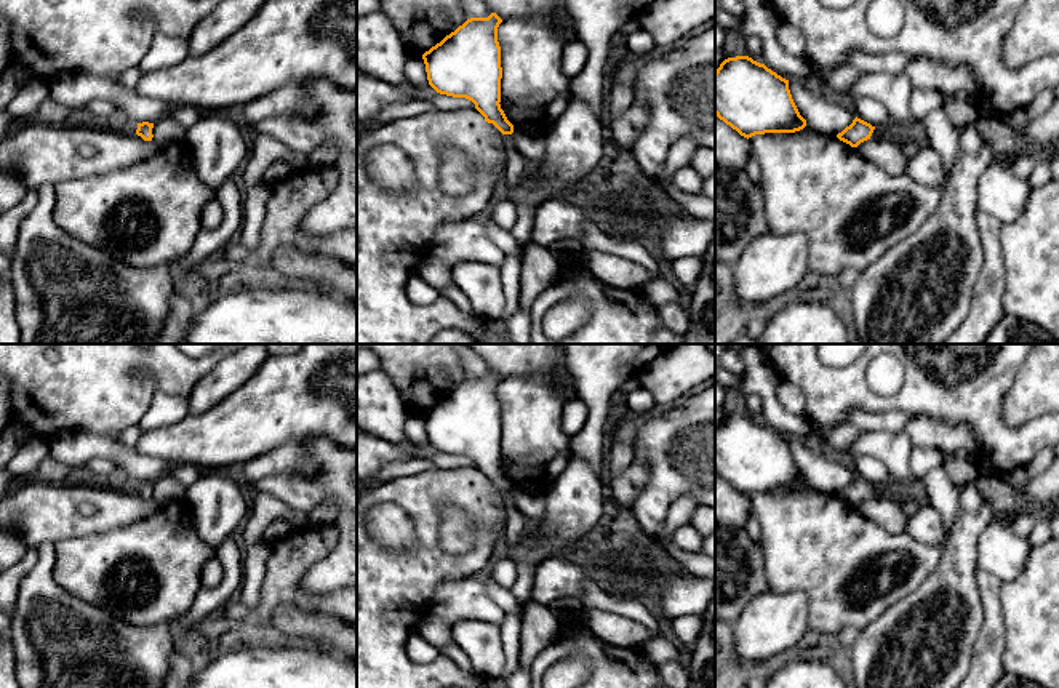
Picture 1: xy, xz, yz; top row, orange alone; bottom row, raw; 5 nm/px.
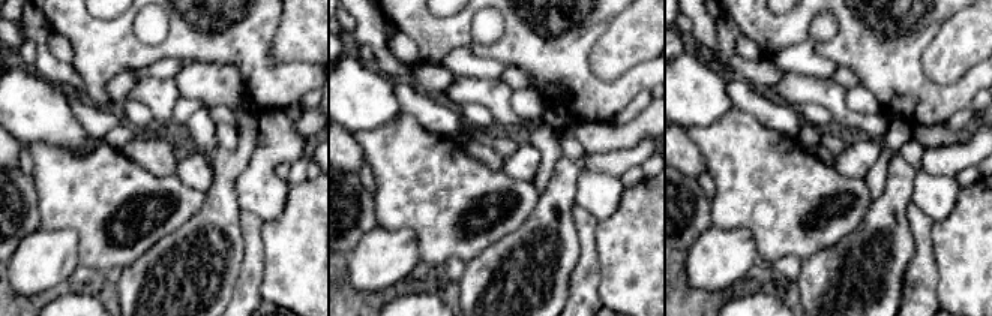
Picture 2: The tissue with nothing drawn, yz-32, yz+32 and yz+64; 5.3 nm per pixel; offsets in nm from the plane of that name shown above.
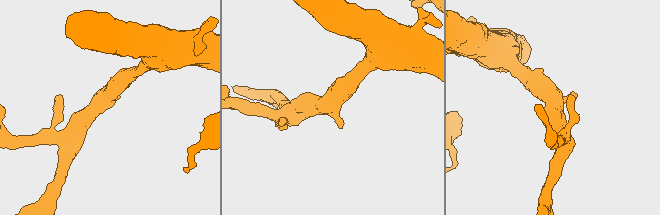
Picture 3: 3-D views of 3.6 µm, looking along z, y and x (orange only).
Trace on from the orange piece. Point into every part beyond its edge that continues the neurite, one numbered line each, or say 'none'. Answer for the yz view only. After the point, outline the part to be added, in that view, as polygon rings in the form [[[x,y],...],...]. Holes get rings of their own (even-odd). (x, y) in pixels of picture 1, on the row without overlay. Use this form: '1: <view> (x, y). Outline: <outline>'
1: yz (909, 501). Outline: [[[875,486],[870,498],[878,498],[889,493],[894,493],[897,496],[899,504],[907,517],[918,512],[920,502],[921,502],[921,496],[918,493],[897,493],[897,491],[888,490],[886,486]]]

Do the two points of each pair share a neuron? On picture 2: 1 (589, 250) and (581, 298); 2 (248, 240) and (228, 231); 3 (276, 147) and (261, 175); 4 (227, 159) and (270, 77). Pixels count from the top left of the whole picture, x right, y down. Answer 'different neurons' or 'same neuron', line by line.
1: same neuron
2: different neurons
3: same neuron
4: different neurons

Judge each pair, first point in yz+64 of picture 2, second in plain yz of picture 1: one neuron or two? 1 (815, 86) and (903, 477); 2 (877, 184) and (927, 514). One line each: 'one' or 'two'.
1: one
2: two

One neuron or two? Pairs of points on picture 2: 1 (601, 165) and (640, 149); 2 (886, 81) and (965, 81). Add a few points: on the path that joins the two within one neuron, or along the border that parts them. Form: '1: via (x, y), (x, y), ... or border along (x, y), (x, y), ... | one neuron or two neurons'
1: via (610, 162), (631, 158) | one neuron
2: via (905, 89), (908, 92), (946, 92) | one neuron

